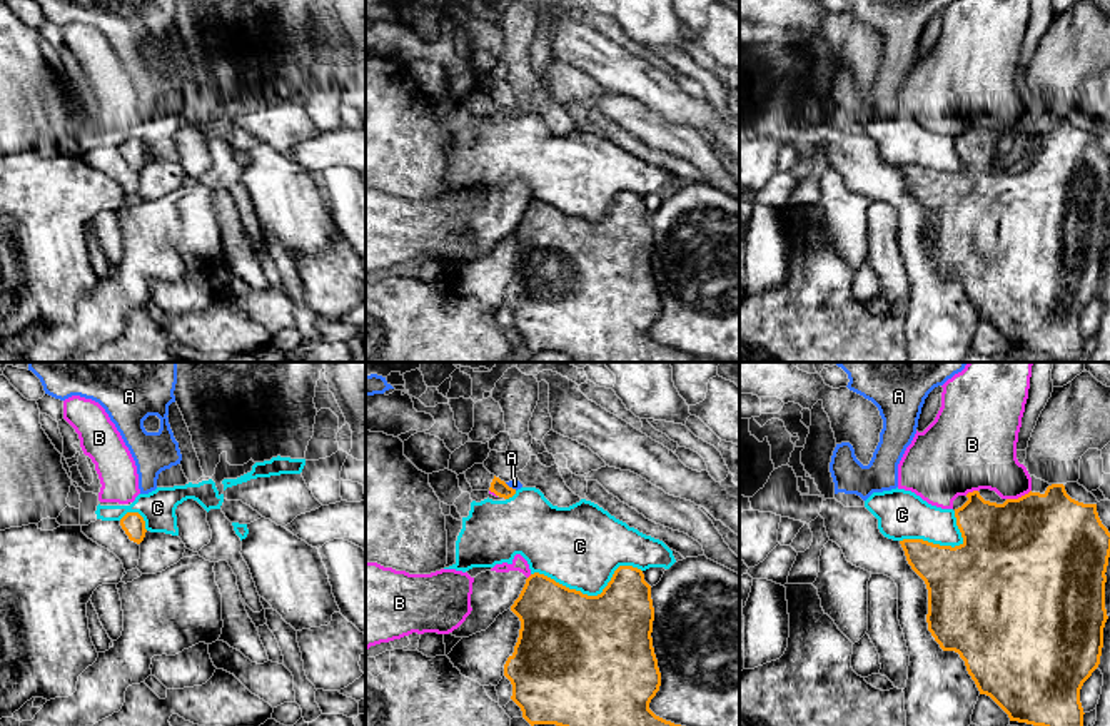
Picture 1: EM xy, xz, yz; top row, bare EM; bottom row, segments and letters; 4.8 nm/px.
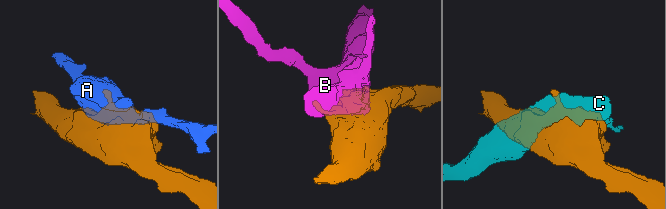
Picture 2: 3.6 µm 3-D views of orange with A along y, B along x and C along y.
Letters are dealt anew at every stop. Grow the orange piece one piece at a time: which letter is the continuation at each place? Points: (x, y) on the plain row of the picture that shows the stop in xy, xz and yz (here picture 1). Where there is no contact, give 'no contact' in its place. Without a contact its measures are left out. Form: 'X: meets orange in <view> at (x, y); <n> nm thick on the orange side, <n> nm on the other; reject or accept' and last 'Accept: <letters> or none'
A: meets orange in xz at (511, 114); 80 nm thick on the orange side, 50 nm on the other; reject
B: meets orange in yz at (1019, 124); 500 nm thick on the orange side, 300 nm on the other; reject
C: meets orange in xz at (590, 222); 500 nm thick on the orange side, 400 nm on the other; reject
Accept: none

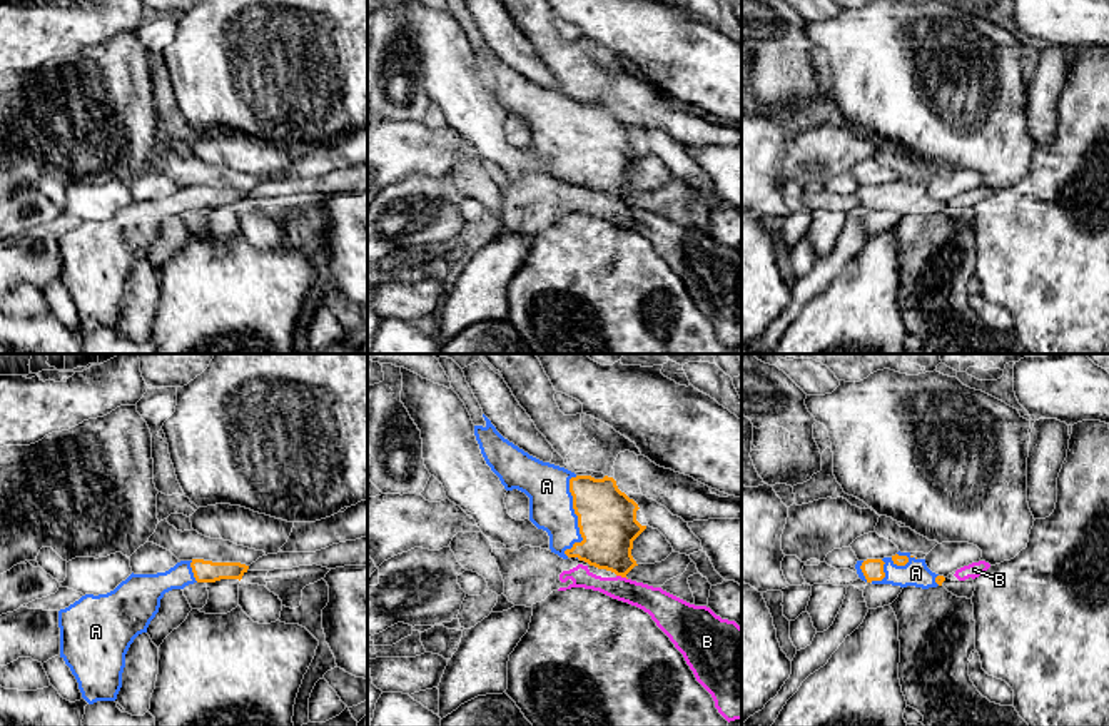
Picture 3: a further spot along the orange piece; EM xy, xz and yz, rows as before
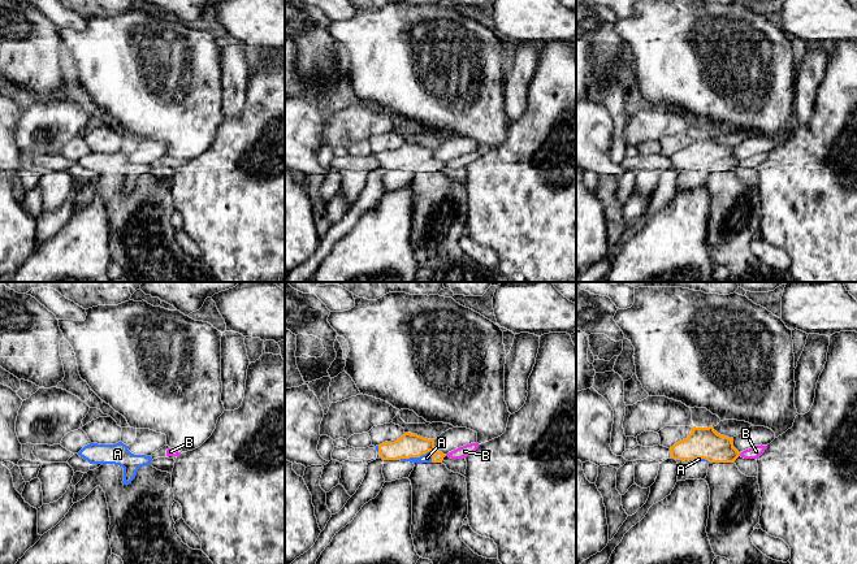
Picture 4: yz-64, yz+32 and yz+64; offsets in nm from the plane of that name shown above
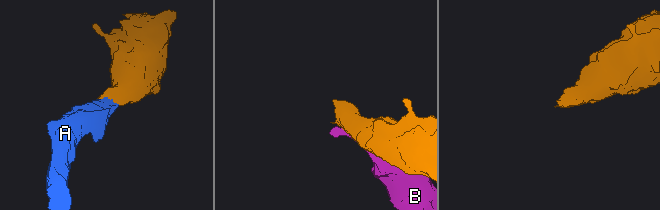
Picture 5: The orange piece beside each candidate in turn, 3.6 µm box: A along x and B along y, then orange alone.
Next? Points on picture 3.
A: meets orange in xz at (578, 144); 280 nm thick on the orange side, 200 nm on the other; accept
B: meets orange in xz at (622, 202); 280 nm thick on the orange side, 150 nm on the other; reject
Accept: A

